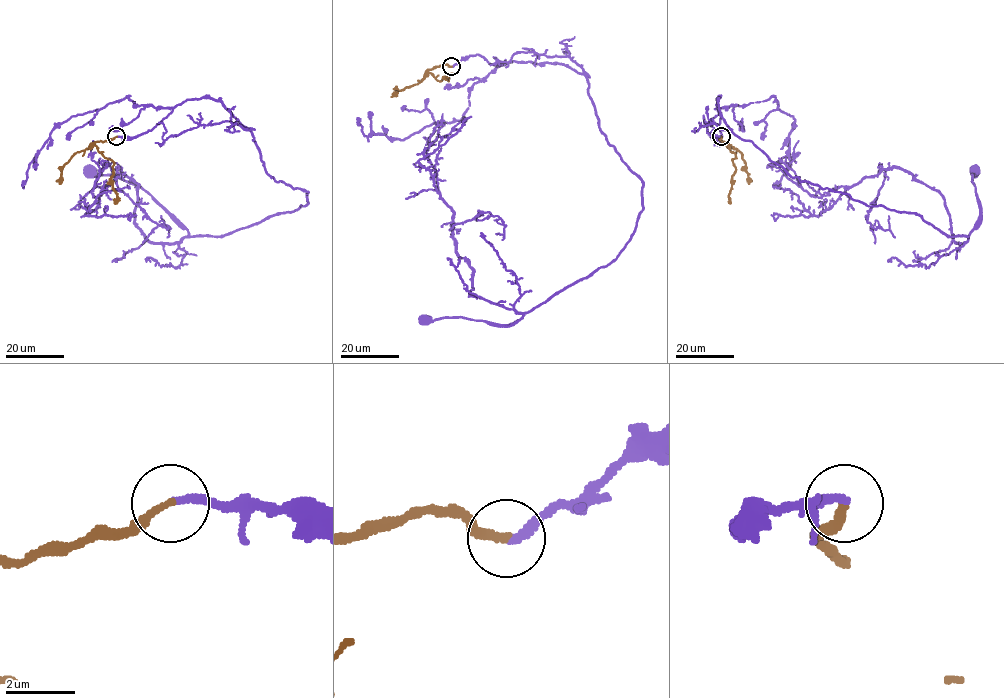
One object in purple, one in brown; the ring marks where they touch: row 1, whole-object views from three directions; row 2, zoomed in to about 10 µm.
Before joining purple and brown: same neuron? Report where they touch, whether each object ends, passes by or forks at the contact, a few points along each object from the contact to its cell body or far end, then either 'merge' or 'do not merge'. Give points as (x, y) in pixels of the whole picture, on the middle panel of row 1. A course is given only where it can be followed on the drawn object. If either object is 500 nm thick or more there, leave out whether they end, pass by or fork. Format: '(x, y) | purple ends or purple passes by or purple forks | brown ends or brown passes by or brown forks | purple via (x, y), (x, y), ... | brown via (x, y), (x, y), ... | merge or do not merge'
(451, 66) | purple ends | brown ends | purple via (451, 66), (477, 54), (582, 73), (599, 129), (642, 181), (642, 210), (614, 260), (519, 319), (424, 319) | brown via (451, 66), (434, 66), (428, 71), (440, 81), (444, 77), (448, 80), (445, 77), (449, 75) | merge

